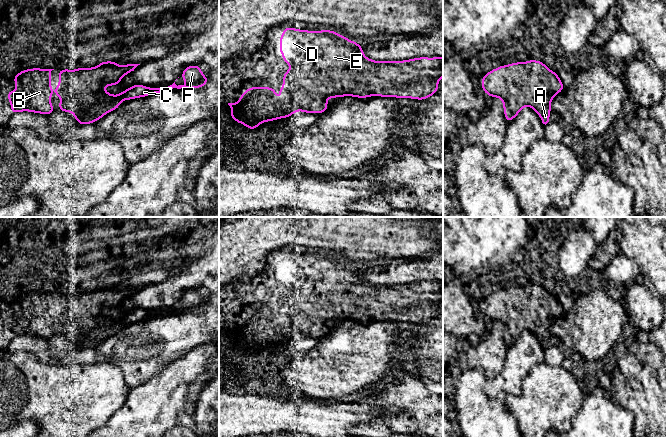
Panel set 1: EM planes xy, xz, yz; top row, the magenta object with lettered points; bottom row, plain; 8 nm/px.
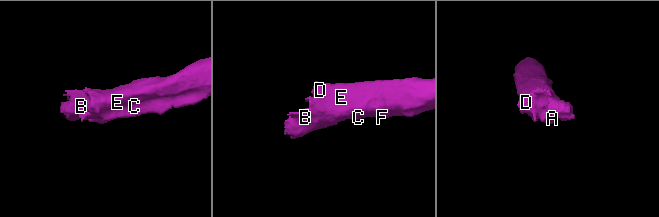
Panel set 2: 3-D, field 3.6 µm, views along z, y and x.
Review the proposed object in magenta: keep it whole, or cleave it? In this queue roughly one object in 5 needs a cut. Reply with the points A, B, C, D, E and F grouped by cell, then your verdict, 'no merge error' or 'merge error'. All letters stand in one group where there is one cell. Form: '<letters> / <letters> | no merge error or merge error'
A B C D E F | no merge error

